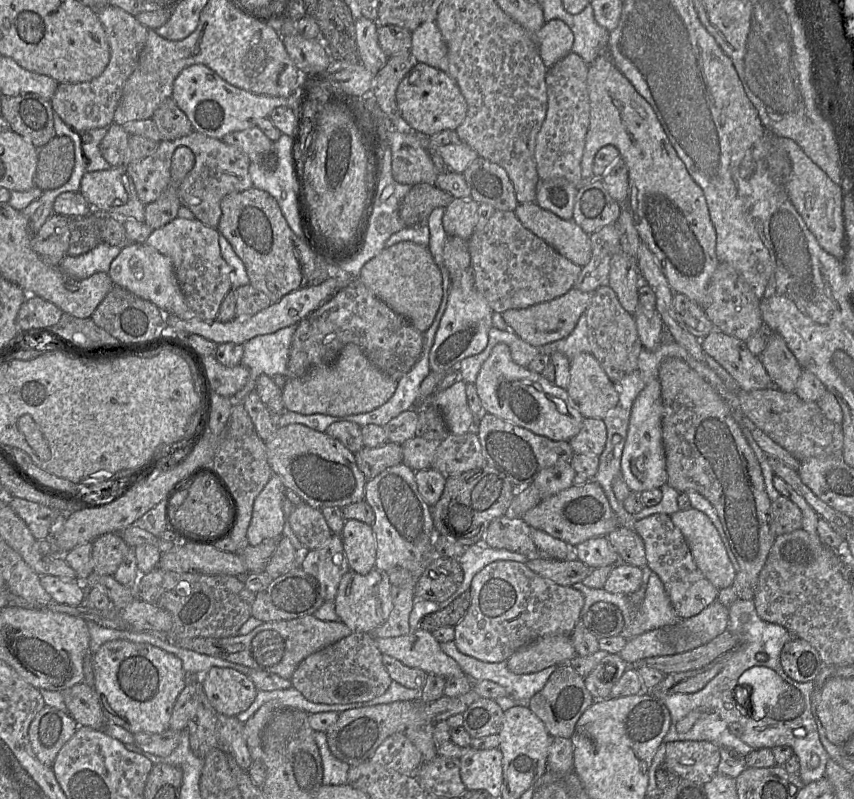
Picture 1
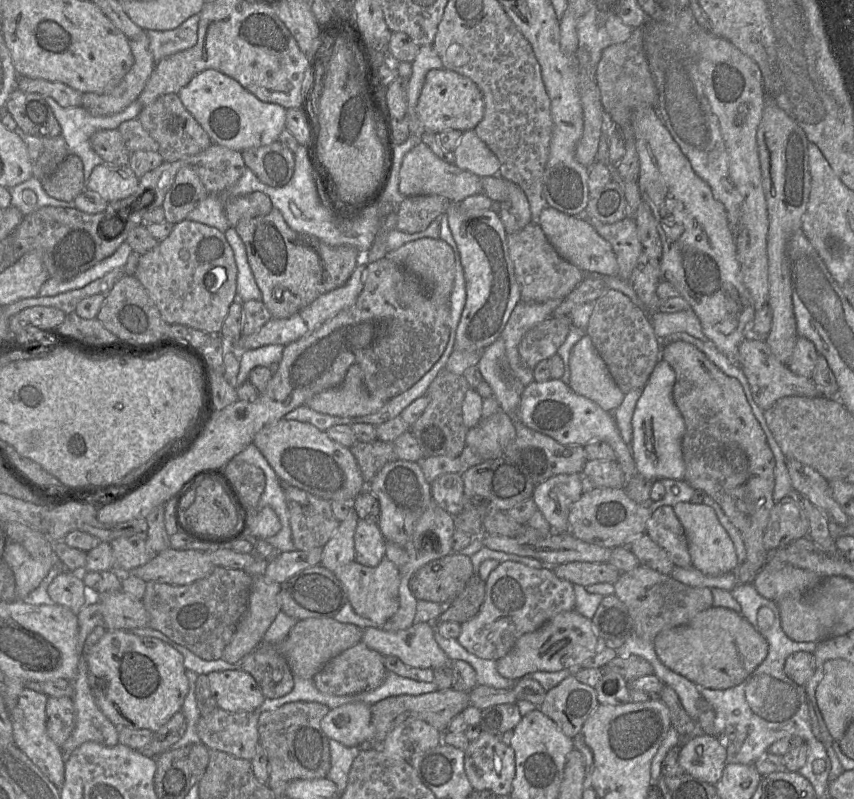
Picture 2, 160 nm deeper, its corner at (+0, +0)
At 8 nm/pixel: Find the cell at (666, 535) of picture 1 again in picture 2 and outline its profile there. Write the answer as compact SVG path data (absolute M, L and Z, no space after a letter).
M673 507L657 508L646 523L645 533L666 551L675 567L692 566L685 530Z

